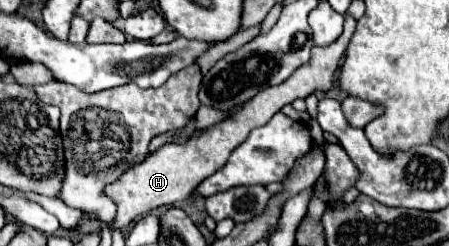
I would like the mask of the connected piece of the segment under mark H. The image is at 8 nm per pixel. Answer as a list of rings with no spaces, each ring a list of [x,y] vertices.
[[[346,16],[342,36],[330,46],[324,46],[324,48],[314,46],[312,48],[312,62],[306,66],[300,66],[284,84],[264,88],[264,92],[258,92],[250,102],[244,104],[244,108],[240,108],[230,118],[216,122],[208,130],[196,132],[186,144],[160,146],[144,162],[132,166],[128,172],[124,172],[124,176],[120,176],[120,180],[116,184],[110,184],[106,188],[106,196],[112,198],[114,204],[118,206],[114,226],[124,228],[130,222],[138,220],[140,216],[146,216],[148,212],[152,212],[164,204],[174,204],[174,202],[186,200],[202,180],[206,180],[208,176],[212,176],[214,172],[218,172],[226,164],[230,152],[236,146],[240,146],[254,128],[266,124],[276,112],[280,112],[286,104],[292,104],[296,98],[304,100],[314,92],[328,92],[334,86],[336,72],[340,68],[340,60],[346,52],[350,36],[354,34],[354,28],[356,28],[356,18]]]

